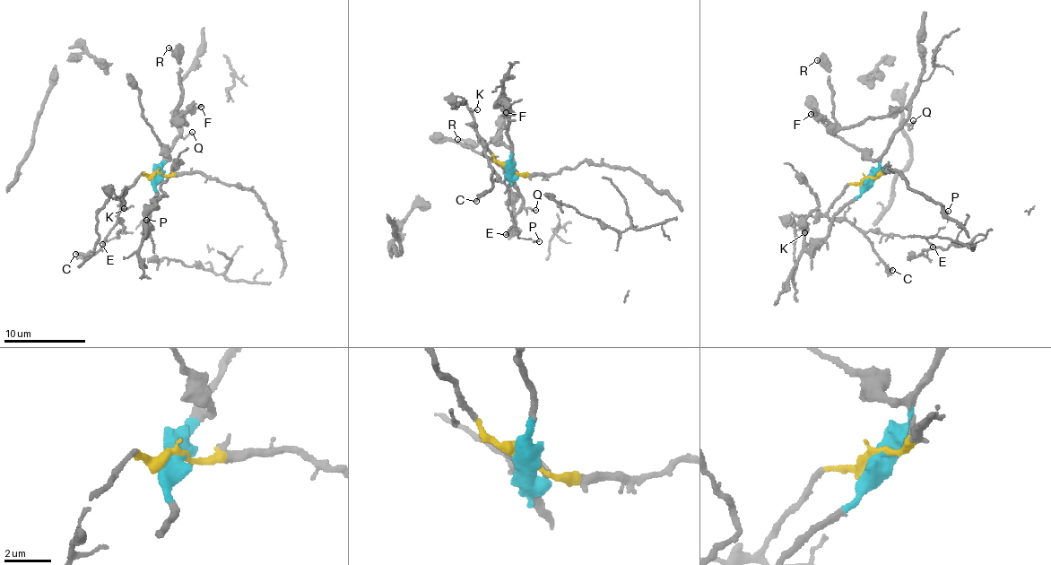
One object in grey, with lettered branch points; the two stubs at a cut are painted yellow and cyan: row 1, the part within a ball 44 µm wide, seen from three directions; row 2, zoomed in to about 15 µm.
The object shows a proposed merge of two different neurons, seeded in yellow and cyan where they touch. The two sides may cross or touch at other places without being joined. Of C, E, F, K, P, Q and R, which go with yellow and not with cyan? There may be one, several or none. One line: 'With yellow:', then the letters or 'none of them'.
With yellow: C, E, K, P

